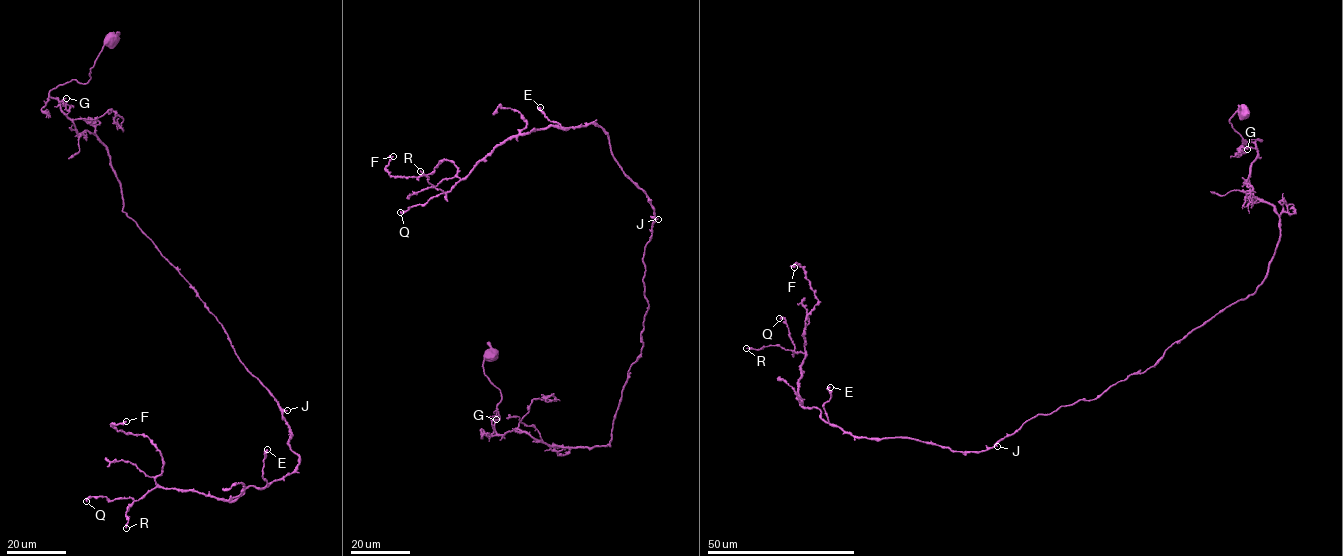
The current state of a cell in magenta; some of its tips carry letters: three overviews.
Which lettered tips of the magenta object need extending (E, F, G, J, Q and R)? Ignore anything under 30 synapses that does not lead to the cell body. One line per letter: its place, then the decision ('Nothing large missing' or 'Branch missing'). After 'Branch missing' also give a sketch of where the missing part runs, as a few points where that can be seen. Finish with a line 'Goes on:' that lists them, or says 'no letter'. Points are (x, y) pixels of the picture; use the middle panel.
E: Place: (540, 107). Nothing large missing
F: Place: (393, 156). Nothing large missing
G: Place: (496, 419). Nothing large missing
J: Place: (658, 219). Nothing large missing
Q: Place: (400, 212). Nothing large missing
R: Place: (420, 171). Nothing large missing
Goes on: no letter

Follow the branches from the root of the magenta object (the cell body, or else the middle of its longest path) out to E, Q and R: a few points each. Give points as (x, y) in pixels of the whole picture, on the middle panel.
E: (490, 355), (502, 394), (488, 437), (610, 446), (643, 346), (654, 212), (606, 131), (540, 107)
Q: (490, 355), (502, 394), (488, 437), (610, 446), (643, 344), (649, 197), (606, 131), (552, 126), (400, 212)
R: (490, 355), (488, 437), (610, 446), (653, 206), (591, 123), (501, 142), (445, 192), (420, 171)

